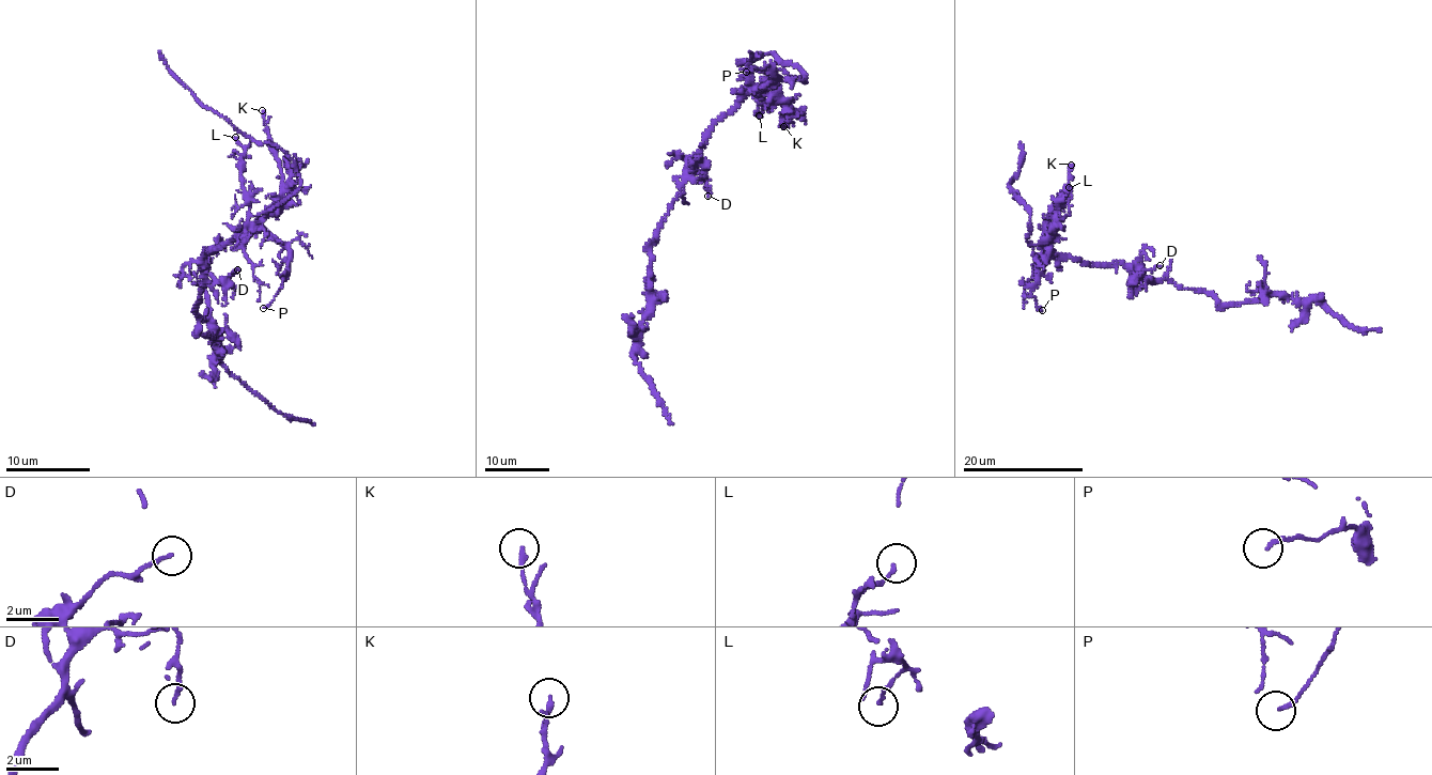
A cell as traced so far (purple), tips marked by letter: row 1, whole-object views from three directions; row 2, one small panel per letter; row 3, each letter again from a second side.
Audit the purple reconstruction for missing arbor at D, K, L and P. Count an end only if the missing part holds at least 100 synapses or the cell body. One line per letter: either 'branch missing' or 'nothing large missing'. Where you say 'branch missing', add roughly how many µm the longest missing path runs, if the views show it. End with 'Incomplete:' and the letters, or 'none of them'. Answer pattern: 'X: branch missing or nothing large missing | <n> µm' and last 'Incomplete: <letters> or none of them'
D: nothing large missing
K: nothing large missing
L: nothing large missing
P: nothing large missing
Incomplete: none of them

